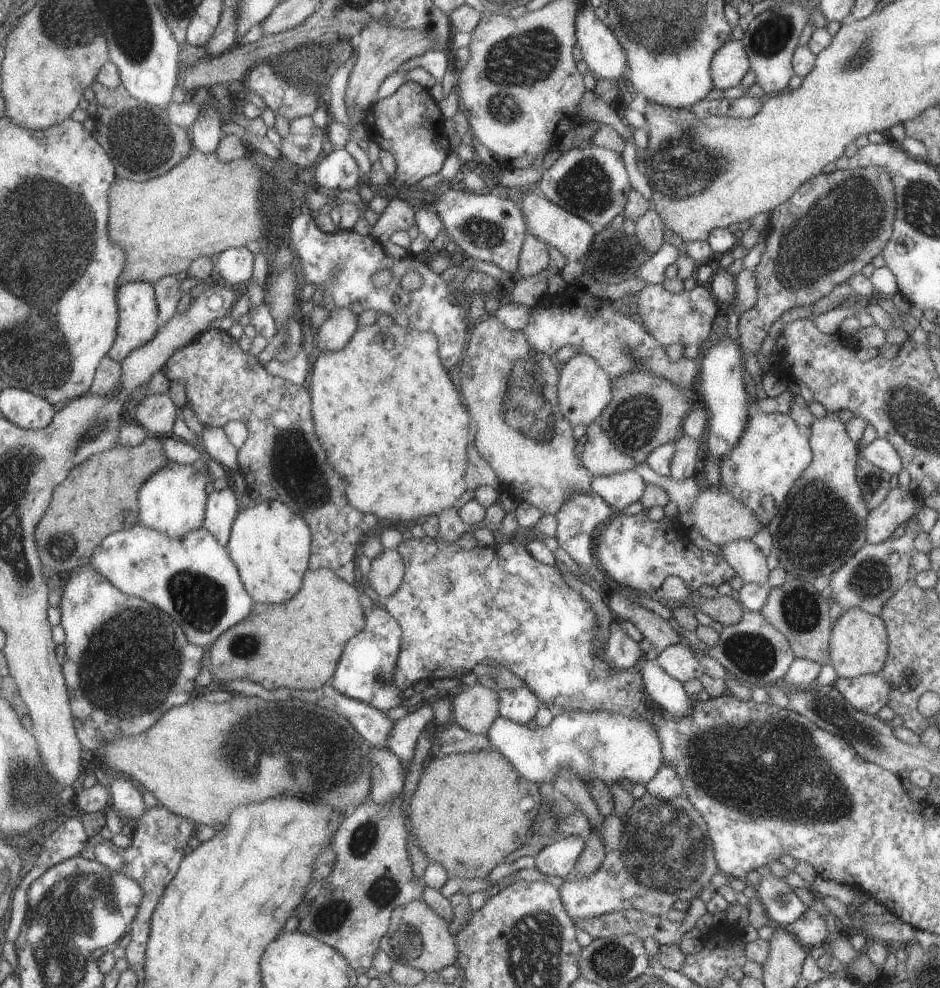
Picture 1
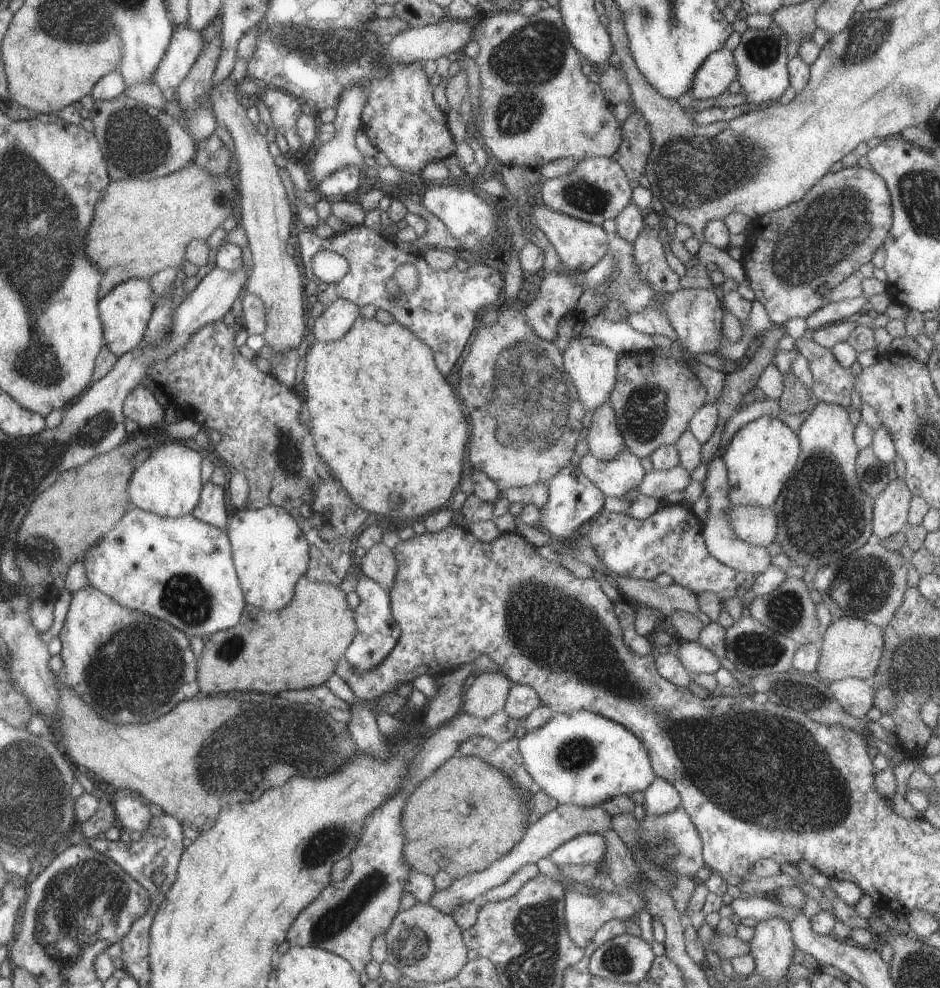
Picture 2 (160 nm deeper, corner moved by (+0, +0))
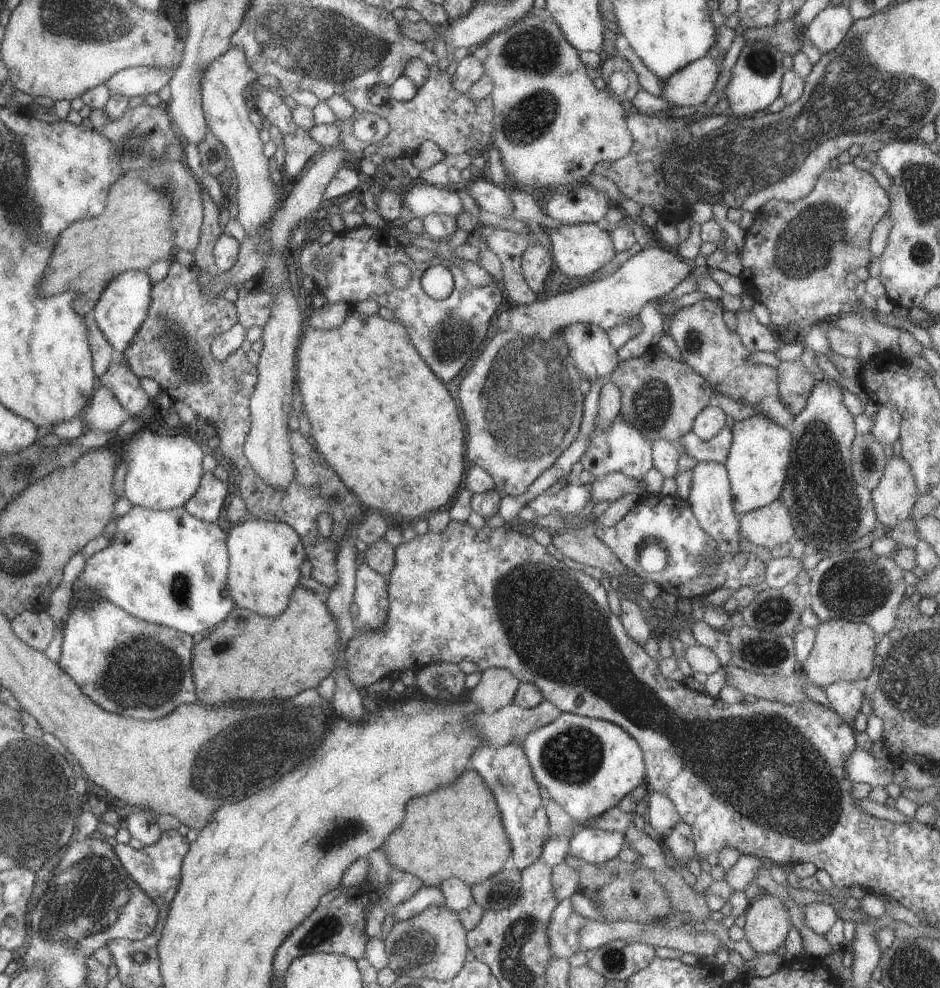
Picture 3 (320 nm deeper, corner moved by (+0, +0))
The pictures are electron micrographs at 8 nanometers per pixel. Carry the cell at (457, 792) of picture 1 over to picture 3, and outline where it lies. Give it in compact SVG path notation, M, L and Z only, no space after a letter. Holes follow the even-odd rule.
M470 767L450 785L411 797L402 823L388 834L381 848L393 868L416 876L423 887L438 887L451 877L471 886L505 868L511 858L495 799Z

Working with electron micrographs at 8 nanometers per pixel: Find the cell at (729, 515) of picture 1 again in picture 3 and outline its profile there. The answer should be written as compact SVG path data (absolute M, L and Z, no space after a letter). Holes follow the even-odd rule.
M780 499L742 514L739 524L747 541L768 549L791 542L795 536L791 515Z

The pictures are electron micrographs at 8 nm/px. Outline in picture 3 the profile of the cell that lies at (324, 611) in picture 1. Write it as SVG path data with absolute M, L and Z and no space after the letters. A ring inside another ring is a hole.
M299 586L291 591L285 610L276 617L264 617L249 609L234 606L229 616L219 626L207 631L194 647L192 671L199 700L204 705L227 704L235 700L265 702L275 698L289 699L301 690L316 688L334 667L337 641L336 623L320 595Z

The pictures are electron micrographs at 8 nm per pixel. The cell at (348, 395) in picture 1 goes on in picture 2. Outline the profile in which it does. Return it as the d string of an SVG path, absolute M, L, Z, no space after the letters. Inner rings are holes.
M359 315L351 328L345 334L334 341L323 342L315 339L310 346L301 350L304 358L304 373L302 382L304 386L303 409L308 423L310 433L315 445L317 454L323 462L331 469L332 475L341 483L341 486L348 492L350 499L359 509L366 510L369 514L381 514L389 518L412 518L422 519L428 513L443 508L449 498L458 491L459 480L463 474L463 452L465 440L467 440L467 420L461 412L461 406L455 394L451 392L451 386L445 382L442 372L435 368L432 350L425 346L408 328L393 321L390 324L382 324L373 319L363 318Z

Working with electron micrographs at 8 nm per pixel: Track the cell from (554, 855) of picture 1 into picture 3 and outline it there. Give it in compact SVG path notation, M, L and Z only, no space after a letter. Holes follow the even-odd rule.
M585 826L569 839L566 852L567 855L600 865L619 856L619 850L625 848L624 842L623 833Z

